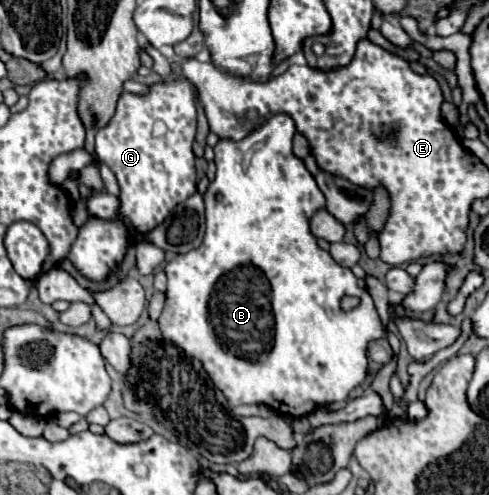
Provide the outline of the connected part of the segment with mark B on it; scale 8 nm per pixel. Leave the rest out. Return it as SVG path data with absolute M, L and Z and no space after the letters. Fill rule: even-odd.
M276 113L270 115L260 127L256 127L256 131L252 131L250 135L246 135L240 141L232 141L232 139L220 139L214 147L214 163L216 163L216 179L208 185L208 191L204 193L204 201L206 201L206 233L202 239L202 245L192 249L186 255L176 255L170 263L166 263L166 275L168 275L168 291L166 291L166 305L164 311L158 319L158 325L164 333L164 339L178 345L184 353L200 359L204 363L204 369L208 371L210 379L216 383L216 387L220 387L220 391L224 391L224 395L228 397L228 401L232 405L244 405L244 403L262 403L272 407L274 411L278 411L278 415L286 415L286 417L304 417L310 409L316 409L318 405L328 405L334 401L344 401L348 397L348 393L358 387L364 379L366 379L366 369L368 369L368 359L366 359L366 347L372 339L378 339L384 335L384 327L382 321L376 313L374 301L370 297L370 293L366 289L360 289L356 285L356 277L350 269L340 267L328 251L320 249L316 243L316 237L310 229L310 219L318 209L326 207L326 197L320 191L314 175L306 169L304 161L300 157L294 155L292 151L292 137L296 133L296 125L294 119L286 113ZM222 193L222 201L216 203L214 195ZM342 297L358 297L360 305L344 311L340 307Z

